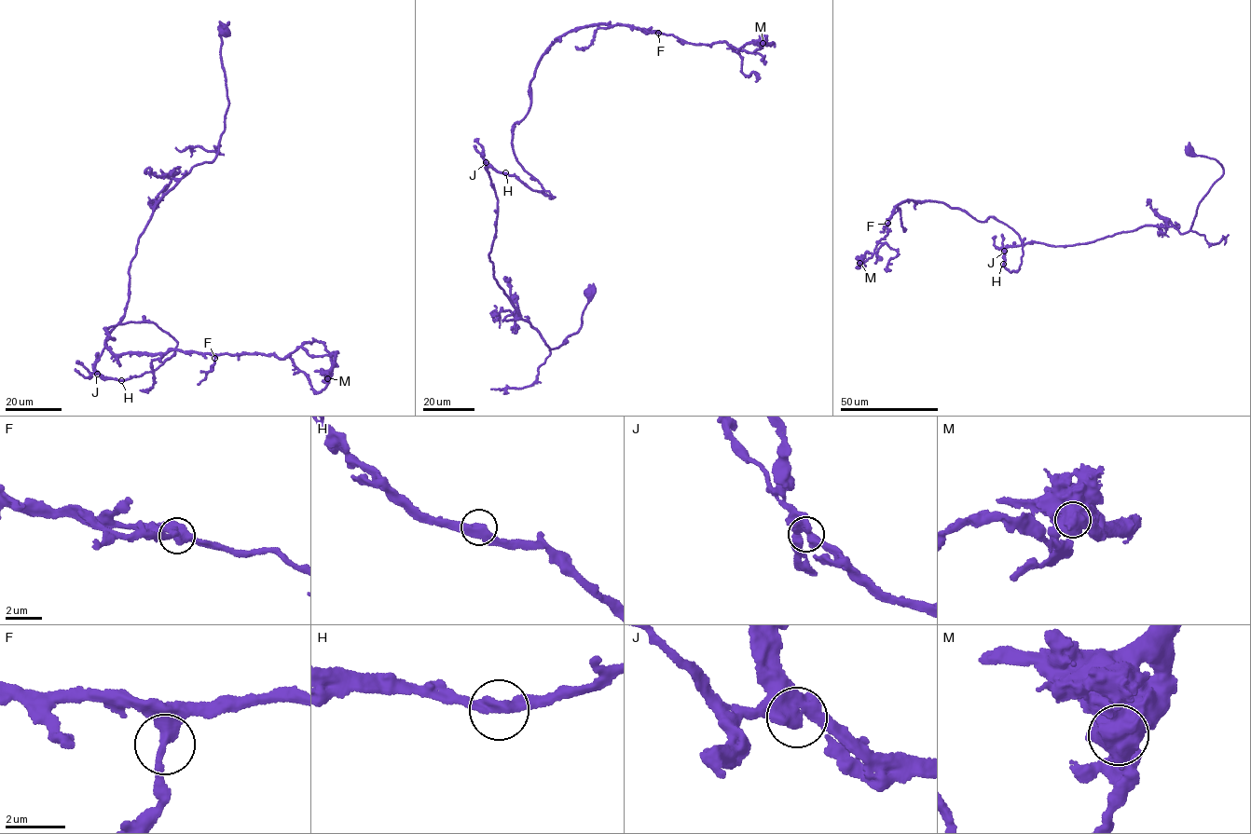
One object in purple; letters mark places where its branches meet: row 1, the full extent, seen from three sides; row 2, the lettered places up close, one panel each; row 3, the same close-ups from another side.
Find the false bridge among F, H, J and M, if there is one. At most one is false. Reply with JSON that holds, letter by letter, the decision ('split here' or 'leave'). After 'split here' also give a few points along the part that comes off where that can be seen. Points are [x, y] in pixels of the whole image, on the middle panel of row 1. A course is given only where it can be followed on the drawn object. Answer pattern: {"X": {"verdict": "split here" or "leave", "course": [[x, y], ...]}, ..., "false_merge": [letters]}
{"F": {"verdict": "leave"}, "H": {"verdict": "leave"}, "J": {"verdict": "leave"}, "M": {"verdict": "split here", "course": [[762, 43], [771, 42], [775, 47]]}, "false_merge": ["M"]}

